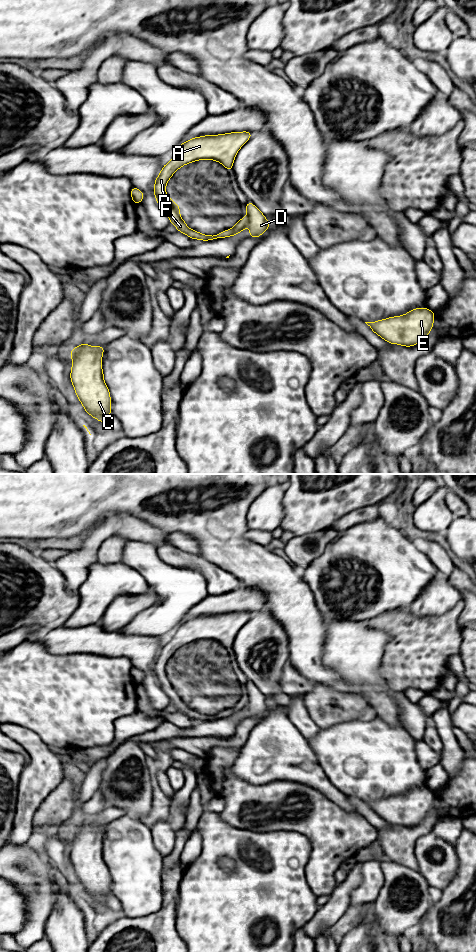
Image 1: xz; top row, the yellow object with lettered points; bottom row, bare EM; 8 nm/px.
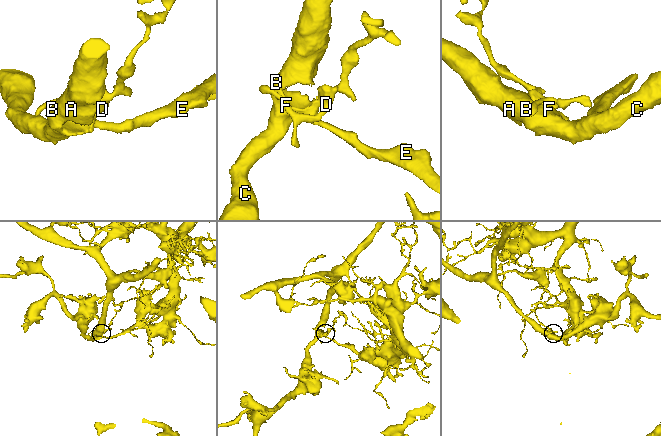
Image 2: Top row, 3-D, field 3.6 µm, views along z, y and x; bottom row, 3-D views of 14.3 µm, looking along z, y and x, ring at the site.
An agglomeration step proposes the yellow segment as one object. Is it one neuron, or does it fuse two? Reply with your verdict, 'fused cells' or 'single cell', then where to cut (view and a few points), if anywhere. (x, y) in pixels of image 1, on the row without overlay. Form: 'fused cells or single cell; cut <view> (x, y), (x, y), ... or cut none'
fused cells; cut xz (246, 697), (249, 703)

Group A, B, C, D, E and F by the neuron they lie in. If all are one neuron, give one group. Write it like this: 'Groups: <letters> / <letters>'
Groups: A B C E F / D

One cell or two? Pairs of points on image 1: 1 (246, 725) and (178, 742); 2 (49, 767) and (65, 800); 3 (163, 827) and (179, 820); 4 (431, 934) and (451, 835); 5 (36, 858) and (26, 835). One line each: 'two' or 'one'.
1: one
2: two
3: two
4: two
5: two

